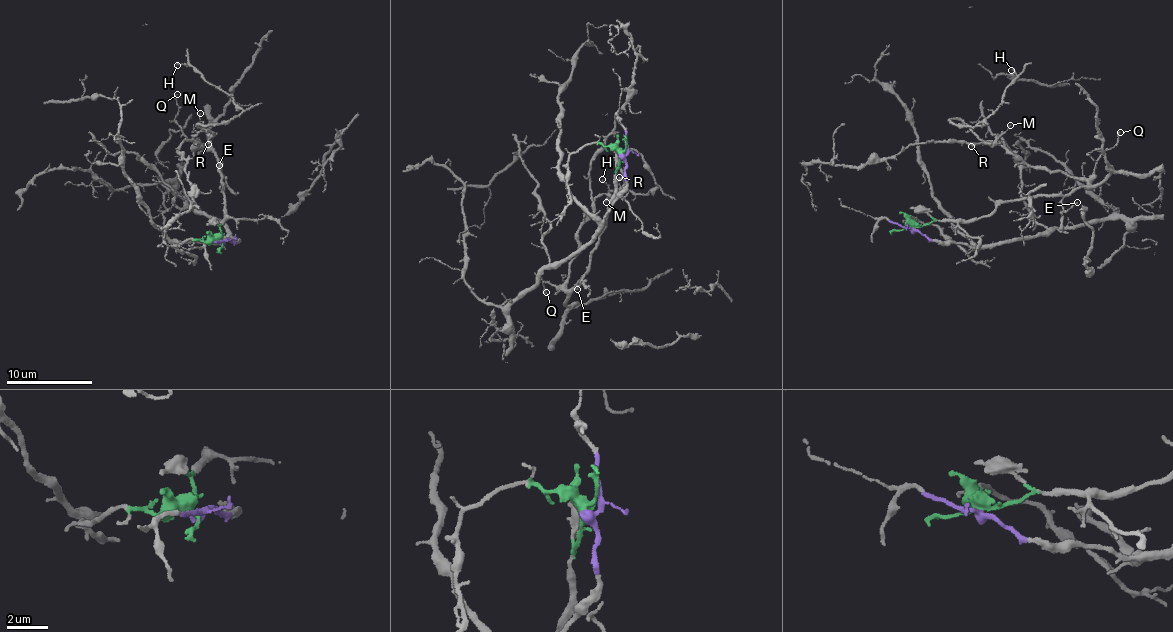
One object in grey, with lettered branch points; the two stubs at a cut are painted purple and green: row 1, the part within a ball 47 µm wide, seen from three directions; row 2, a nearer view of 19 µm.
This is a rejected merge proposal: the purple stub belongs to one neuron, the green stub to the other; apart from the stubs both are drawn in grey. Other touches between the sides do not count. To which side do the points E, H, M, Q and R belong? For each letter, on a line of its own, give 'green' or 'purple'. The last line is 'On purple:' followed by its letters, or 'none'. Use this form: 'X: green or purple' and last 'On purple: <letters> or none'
E: green
H: green
M: green
Q: green
R: green
On purple: none

